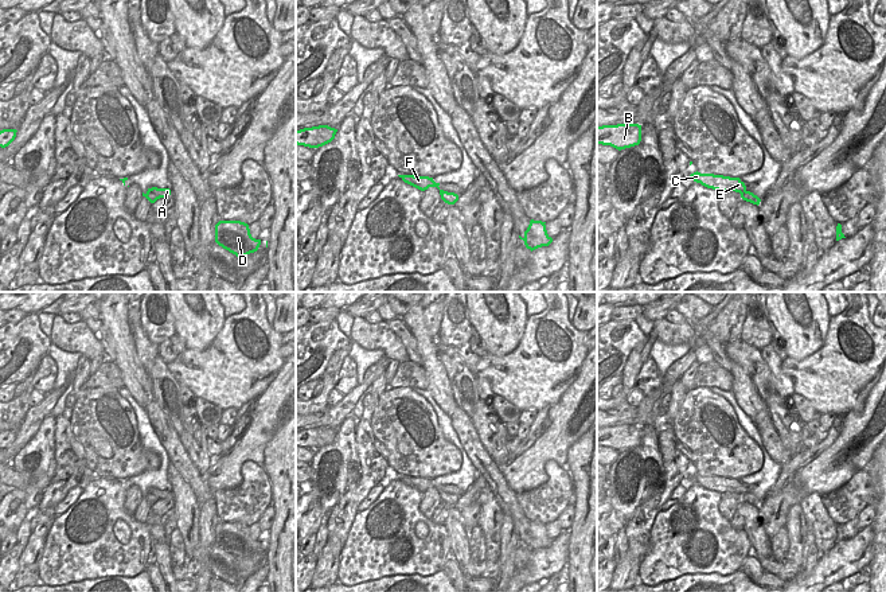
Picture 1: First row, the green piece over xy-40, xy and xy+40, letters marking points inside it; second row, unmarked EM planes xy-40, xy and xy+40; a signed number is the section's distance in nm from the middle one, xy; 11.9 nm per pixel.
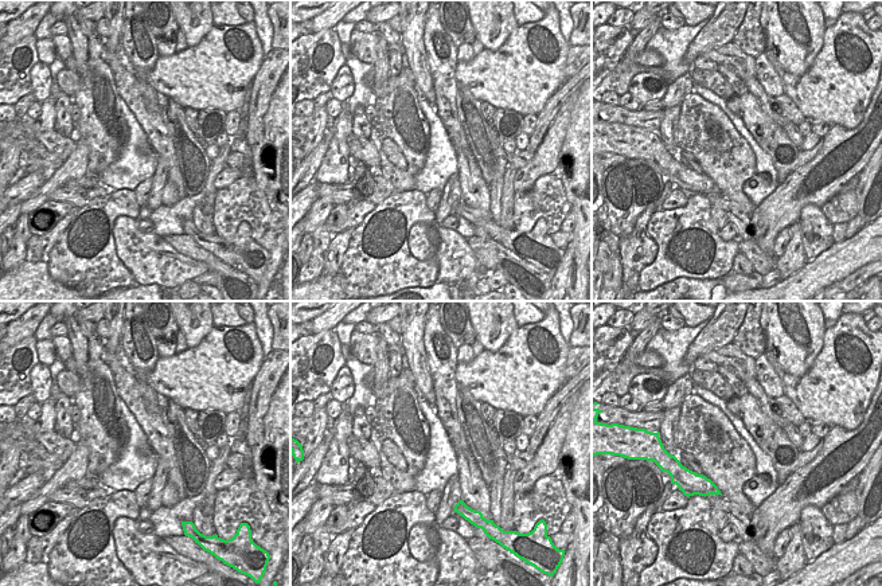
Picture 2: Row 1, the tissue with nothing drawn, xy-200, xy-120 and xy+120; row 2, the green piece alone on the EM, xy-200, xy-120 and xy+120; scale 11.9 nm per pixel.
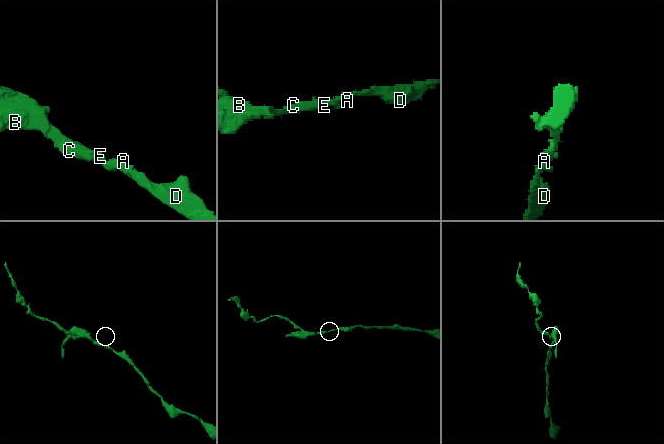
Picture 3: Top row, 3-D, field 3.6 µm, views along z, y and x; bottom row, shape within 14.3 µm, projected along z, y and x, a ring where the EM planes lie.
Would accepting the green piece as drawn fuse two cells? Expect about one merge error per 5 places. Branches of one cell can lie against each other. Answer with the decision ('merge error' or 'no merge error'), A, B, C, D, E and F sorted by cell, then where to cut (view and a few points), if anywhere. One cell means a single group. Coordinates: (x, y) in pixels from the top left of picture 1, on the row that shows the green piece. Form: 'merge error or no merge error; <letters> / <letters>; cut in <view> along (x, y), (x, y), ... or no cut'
no merge error; A B C D E F; no cut

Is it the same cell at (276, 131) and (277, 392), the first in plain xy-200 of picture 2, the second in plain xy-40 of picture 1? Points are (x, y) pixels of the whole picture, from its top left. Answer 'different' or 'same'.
different

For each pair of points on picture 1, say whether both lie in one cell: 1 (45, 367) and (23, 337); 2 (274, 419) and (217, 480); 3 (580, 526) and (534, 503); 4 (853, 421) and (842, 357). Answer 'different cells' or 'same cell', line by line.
1: different cells
2: same cell
3: different cells
4: different cells

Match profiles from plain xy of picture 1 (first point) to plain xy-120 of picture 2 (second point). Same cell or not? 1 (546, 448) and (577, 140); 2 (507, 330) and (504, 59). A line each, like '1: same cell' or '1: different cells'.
1: different cells
2: different cells

